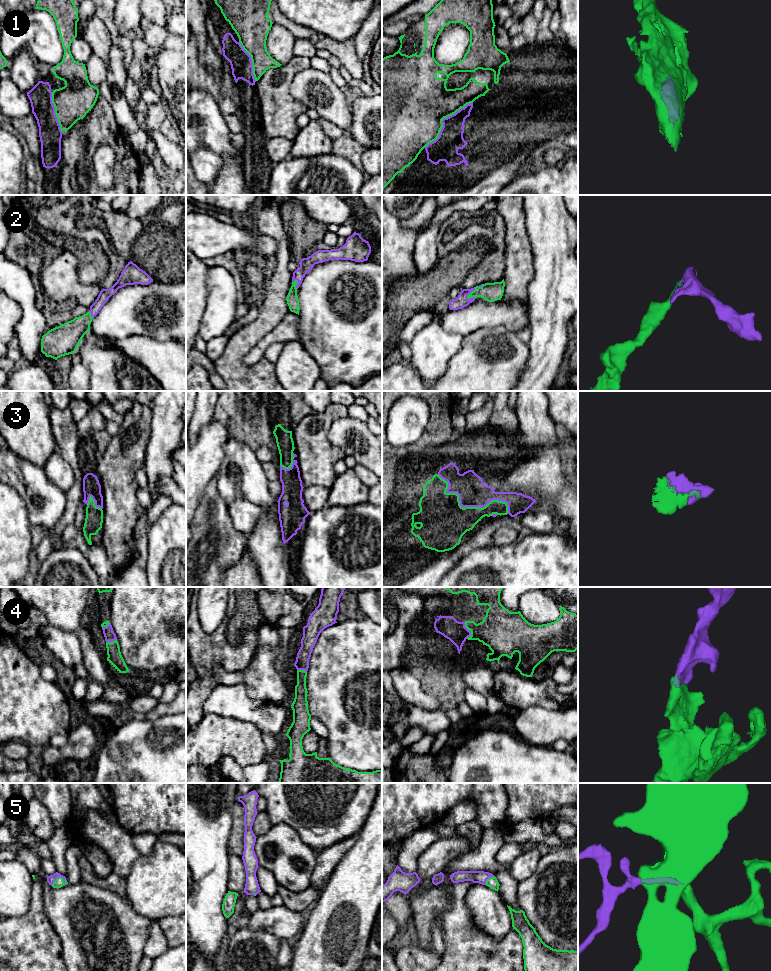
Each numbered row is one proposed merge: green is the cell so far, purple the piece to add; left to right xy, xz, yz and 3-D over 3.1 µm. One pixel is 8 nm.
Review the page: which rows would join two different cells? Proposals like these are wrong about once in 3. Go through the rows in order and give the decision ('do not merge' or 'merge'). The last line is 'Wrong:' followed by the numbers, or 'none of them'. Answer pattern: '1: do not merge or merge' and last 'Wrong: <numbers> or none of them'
1: do not merge
2: merge
3: merge
4: merge
5: merge
Wrong: 1

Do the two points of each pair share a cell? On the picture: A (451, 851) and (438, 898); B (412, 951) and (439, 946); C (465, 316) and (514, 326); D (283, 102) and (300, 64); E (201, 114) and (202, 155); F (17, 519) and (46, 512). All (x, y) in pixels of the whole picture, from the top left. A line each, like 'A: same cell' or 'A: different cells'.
A: different cells
B: same cell
C: same cell
D: same cell
E: different cells
F: different cells

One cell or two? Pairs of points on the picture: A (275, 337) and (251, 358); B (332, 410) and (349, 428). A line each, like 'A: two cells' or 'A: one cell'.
A: one cell
B: two cells

